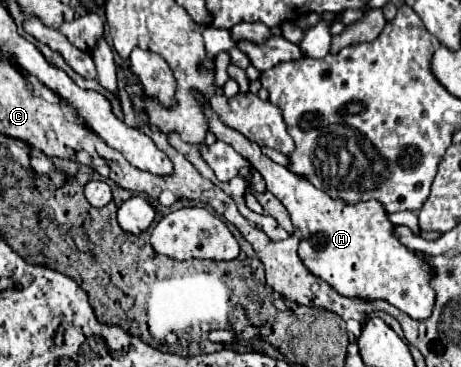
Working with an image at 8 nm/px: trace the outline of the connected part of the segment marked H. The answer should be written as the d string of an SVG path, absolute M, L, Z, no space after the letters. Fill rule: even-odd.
M195 93L195 97L203 103L203 111L209 119L209 131L213 131L219 141L225 141L235 151L239 151L239 155L243 155L263 175L267 191L271 191L289 211L291 223L303 237L299 243L299 257L313 275L329 283L339 295L357 297L369 303L383 299L407 313L411 319L419 321L431 317L435 305L431 267L427 261L423 261L421 255L409 251L393 235L395 225L389 221L387 211L379 201L349 205L341 199L331 199L325 191L313 187L307 179L265 157L255 141L249 141L239 131L223 125L201 93Z

